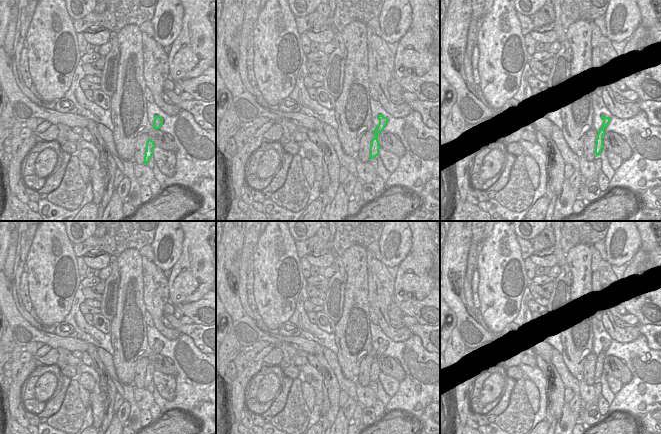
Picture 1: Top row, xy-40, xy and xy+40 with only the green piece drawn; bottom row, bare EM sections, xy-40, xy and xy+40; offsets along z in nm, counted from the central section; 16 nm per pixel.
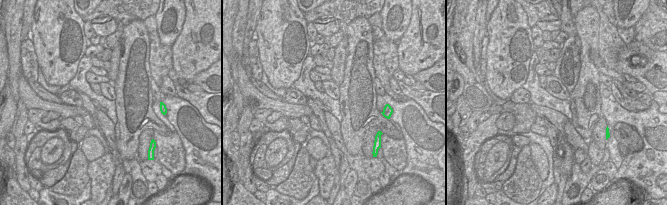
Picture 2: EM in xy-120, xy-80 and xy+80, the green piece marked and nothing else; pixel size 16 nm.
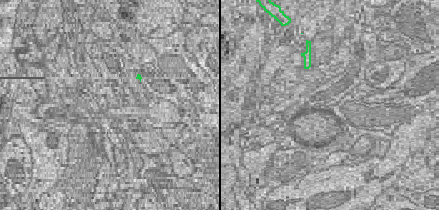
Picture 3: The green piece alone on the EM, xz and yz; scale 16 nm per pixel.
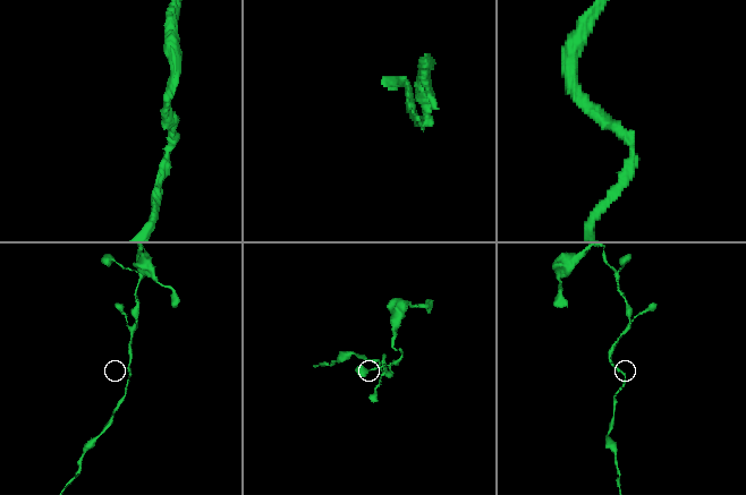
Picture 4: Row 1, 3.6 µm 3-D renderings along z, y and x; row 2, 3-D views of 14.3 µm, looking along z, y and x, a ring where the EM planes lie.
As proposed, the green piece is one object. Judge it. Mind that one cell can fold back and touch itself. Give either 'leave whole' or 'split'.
leave whole

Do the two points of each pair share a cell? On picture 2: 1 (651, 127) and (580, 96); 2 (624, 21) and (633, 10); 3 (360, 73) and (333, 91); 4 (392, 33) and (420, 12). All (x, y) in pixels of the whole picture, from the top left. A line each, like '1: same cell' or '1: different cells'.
1: different cells
2: same cell
3: different cells
4: different cells

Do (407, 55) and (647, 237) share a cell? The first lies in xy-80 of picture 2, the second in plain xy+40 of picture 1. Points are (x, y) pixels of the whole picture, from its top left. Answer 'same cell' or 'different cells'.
same cell

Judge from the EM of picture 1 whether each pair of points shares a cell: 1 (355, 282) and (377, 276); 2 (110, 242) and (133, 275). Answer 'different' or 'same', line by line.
1: different
2: different

